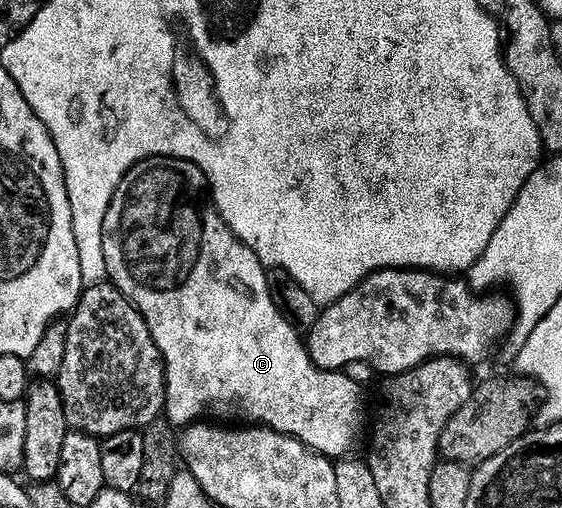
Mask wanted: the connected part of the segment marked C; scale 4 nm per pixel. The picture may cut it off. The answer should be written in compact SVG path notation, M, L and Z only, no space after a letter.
M148 157L140 161L122 179L104 220L104 254L108 268L108 281L123 291L125 297L139 309L144 322L150 327L150 335L160 348L164 357L164 372L168 378L164 413L166 420L177 427L187 427L203 422L205 419L224 419L220 417L237 417L237 422L251 423L256 427L273 429L285 433L288 437L296 437L309 449L329 459L344 459L349 456L352 444L356 441L356 428L360 425L360 393L361 386L349 379L347 372L319 369L307 351L301 334L276 310L274 299L268 290L268 273L266 266L230 231L230 227L216 210L210 196L210 186L206 175L194 163L183 161L177 157Z

